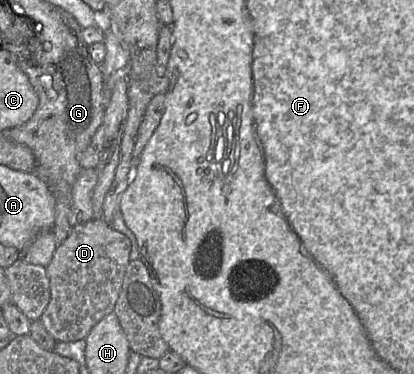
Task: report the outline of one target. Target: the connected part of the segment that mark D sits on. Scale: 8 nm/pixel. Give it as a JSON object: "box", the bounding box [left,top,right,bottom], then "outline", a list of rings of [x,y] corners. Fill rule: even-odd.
{"box":[39,219,131,342],"outline":[[[92,219],[73,226],[68,237],[57,246],[52,260],[45,267],[49,278],[50,300],[39,320],[57,342],[85,339],[90,330],[115,307],[131,250],[130,240],[103,219]]]}

